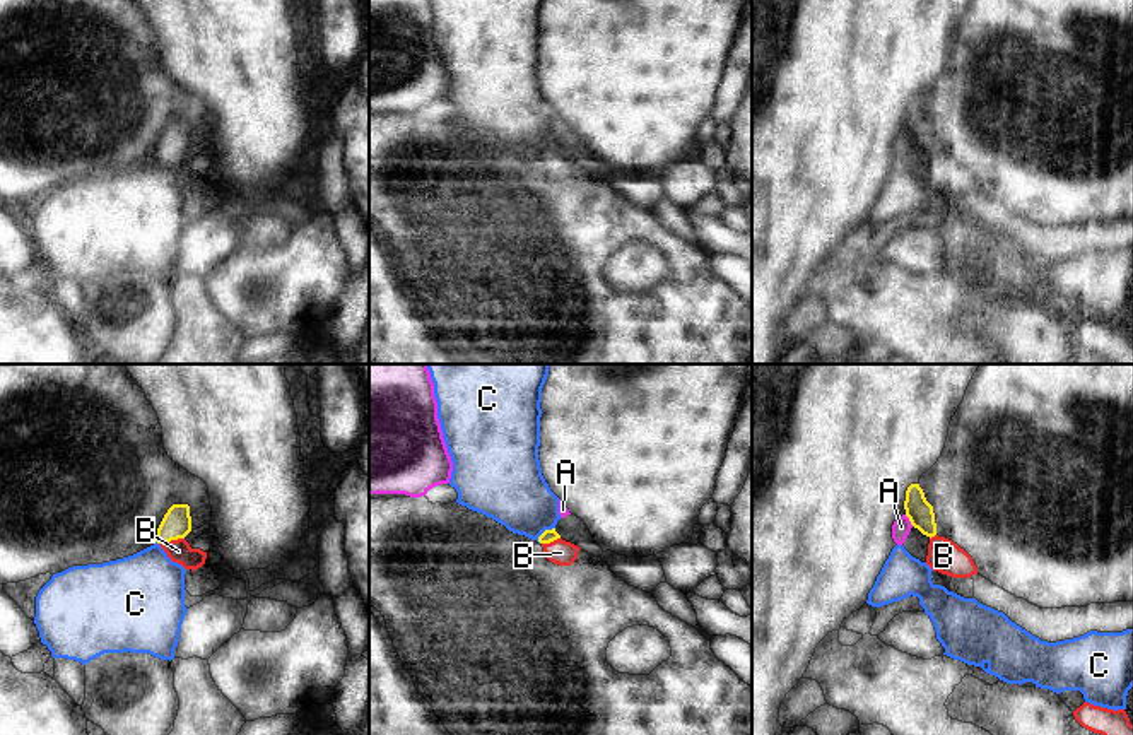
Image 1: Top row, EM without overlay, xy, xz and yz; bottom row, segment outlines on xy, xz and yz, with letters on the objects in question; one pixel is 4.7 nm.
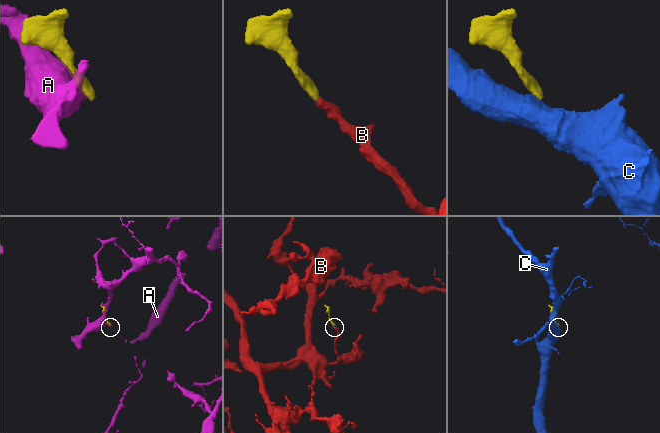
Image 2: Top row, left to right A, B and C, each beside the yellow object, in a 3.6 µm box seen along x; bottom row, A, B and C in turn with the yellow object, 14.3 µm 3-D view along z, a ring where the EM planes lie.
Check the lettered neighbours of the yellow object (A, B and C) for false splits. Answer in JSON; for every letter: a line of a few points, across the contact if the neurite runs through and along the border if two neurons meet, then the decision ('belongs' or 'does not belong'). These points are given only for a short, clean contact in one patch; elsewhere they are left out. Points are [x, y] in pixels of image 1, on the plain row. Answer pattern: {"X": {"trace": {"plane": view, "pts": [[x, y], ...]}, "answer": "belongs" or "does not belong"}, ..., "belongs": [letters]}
{"A": {"answer": "does not belong"}, "B": {"trace": {"plane": "xy", "pts": [[176, 141], [171, 156], [178, 168]]}, "answer": "belongs"}, "C": {"trace": {"plane": "xz", "pts": [[554, 144], [547, 146], [537, 158]]}, "answer": "does not belong"}, "belongs": ["B"]}

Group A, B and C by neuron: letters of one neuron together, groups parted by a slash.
A / B / C

